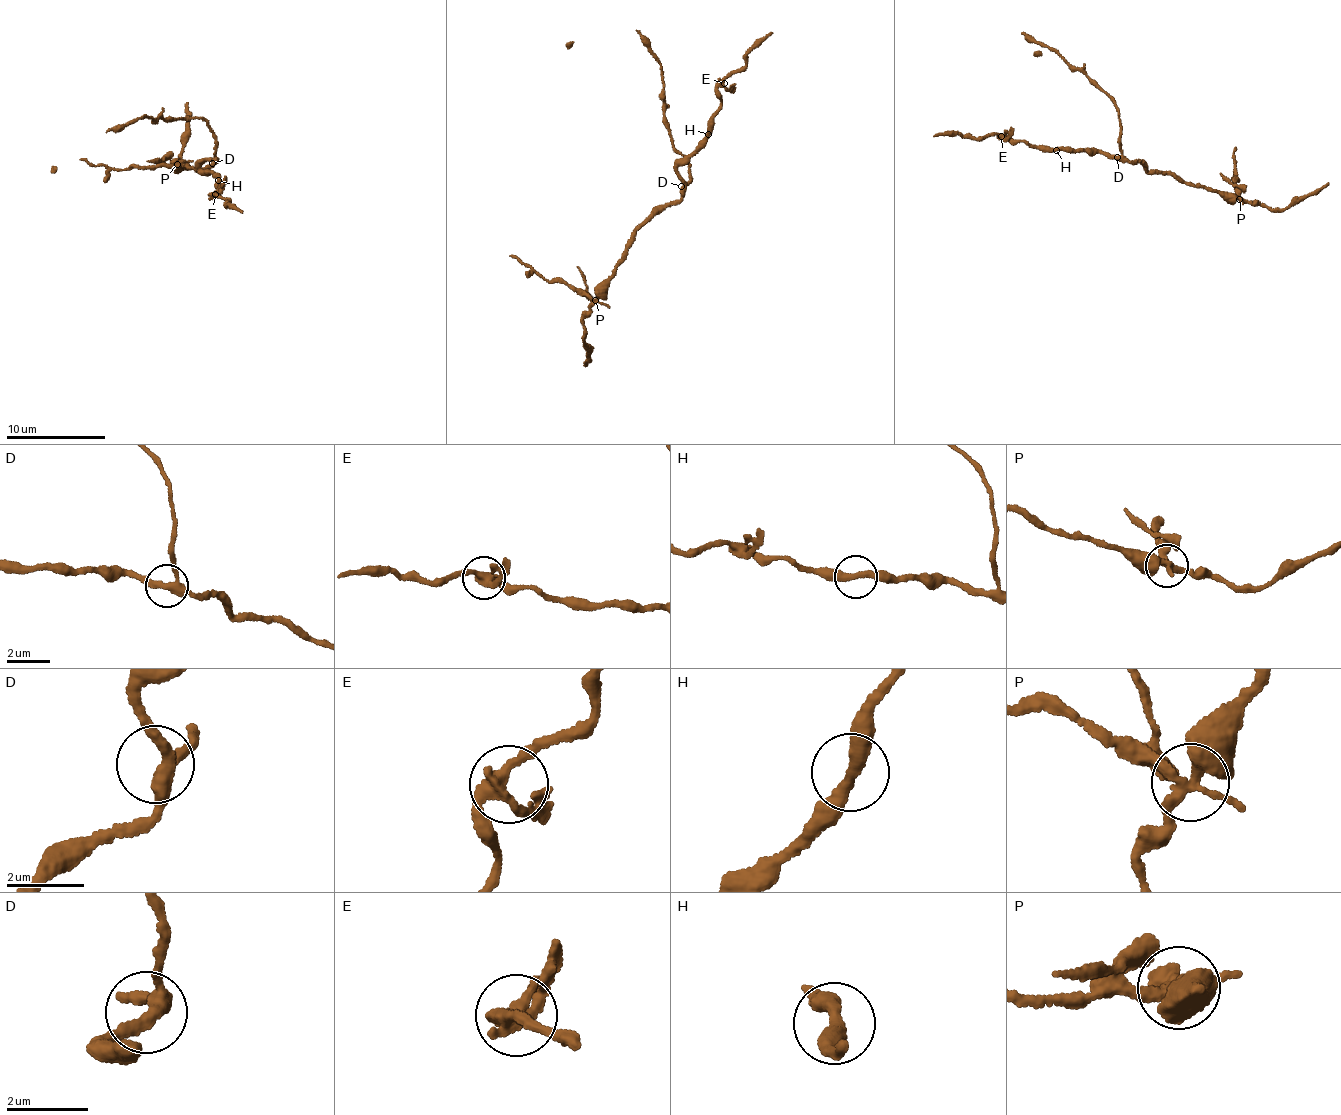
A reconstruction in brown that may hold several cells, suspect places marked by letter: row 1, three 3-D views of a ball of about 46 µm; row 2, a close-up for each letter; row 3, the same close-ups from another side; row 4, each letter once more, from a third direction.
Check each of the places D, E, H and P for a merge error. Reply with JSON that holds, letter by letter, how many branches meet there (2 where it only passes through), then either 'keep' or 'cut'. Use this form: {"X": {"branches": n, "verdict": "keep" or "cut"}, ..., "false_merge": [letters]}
{"D": {"branches": 3, "verdict": "keep"}, "E": {"branches": 3, "verdict": "keep"}, "H": {"branches": 2, "verdict": "keep"}, "P": {"branches": 4, "verdict": "cut"}, "false_merge": ["P"]}

